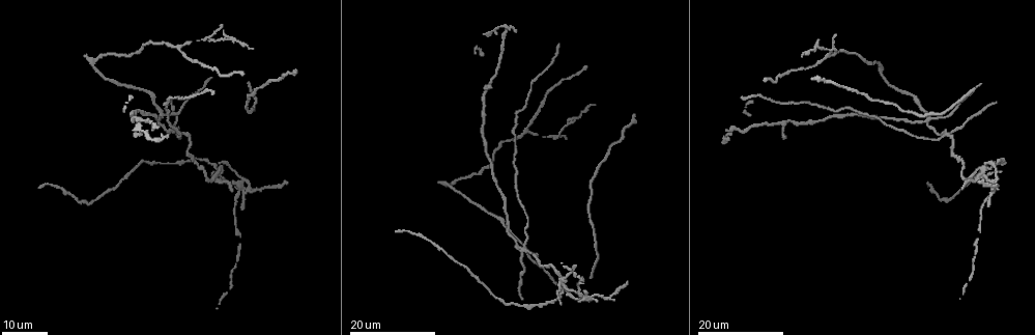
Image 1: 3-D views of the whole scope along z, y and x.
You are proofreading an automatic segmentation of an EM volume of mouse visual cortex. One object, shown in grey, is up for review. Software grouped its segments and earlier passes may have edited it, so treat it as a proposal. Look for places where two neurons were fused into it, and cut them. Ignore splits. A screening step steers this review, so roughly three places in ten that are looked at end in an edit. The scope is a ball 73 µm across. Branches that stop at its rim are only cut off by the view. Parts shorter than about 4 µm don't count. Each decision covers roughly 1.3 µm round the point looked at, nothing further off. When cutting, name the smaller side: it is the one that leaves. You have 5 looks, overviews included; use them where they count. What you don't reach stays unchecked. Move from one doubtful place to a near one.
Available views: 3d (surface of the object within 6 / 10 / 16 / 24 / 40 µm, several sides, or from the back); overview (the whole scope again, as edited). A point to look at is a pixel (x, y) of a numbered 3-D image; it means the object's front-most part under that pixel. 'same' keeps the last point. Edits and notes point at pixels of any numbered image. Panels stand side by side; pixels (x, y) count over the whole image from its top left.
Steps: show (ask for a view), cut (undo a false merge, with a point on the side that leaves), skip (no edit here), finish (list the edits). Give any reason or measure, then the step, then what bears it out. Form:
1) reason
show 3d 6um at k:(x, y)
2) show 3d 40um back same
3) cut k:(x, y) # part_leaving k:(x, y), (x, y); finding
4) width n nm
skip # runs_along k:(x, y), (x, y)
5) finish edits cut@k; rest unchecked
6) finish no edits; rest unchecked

four or more arms meet
show 3d 16um at 1:(522, 249)

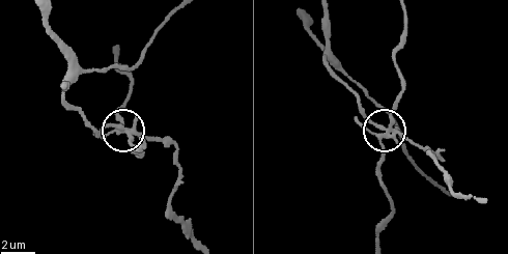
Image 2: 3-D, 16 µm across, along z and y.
closer look
show 3d 10um at 2:(129, 136)

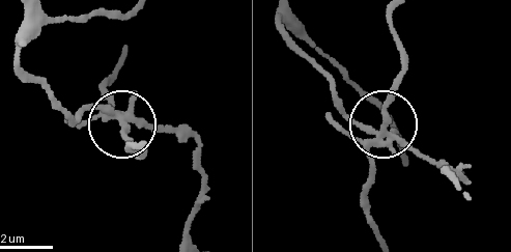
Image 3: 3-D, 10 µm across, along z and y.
side_arm 61 um
cut 3:(125, 138) # part_leaving 3:(382, 132), (382, 107), (402, 67), (389, 14); two neurons meet here

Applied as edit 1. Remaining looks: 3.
show overview

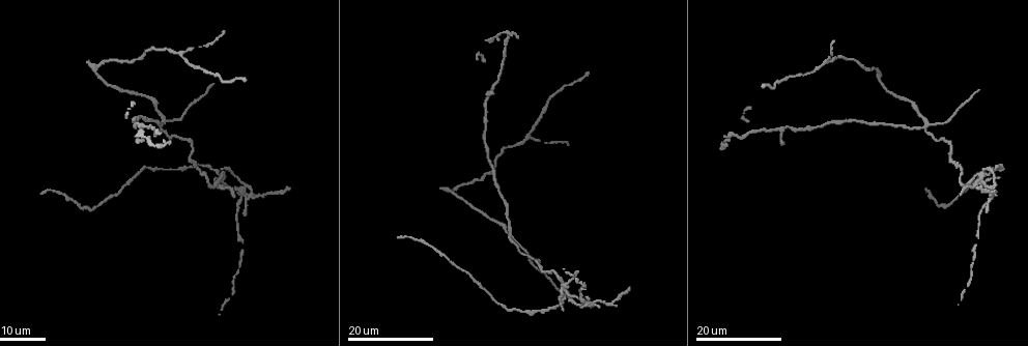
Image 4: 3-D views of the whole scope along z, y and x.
three arms meet
show 3d 24um at 4:(922, 125)

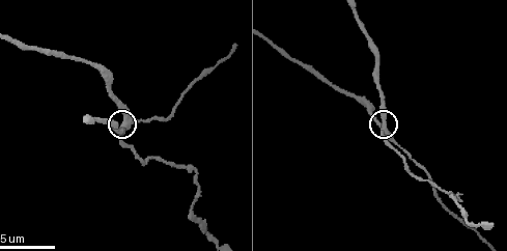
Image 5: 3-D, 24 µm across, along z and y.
show 3d 10um at 5:(382, 126)

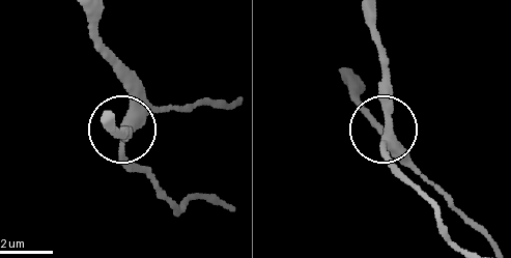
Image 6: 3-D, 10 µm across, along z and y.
arms 3
skip # one neuron here

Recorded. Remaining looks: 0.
finish edits cut@3; rest unchecked

